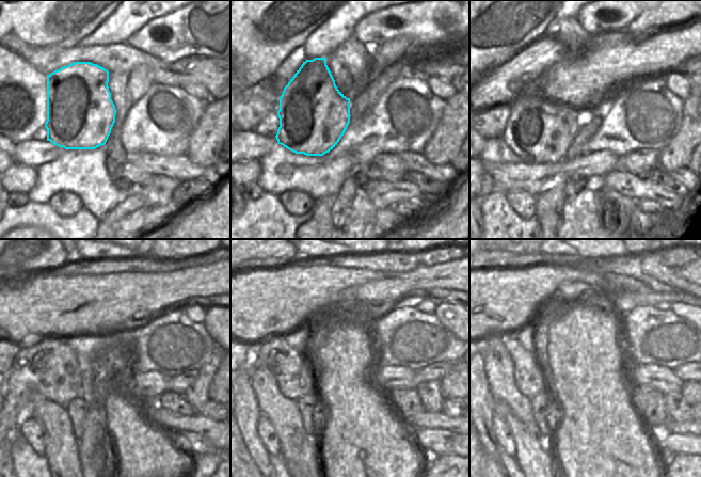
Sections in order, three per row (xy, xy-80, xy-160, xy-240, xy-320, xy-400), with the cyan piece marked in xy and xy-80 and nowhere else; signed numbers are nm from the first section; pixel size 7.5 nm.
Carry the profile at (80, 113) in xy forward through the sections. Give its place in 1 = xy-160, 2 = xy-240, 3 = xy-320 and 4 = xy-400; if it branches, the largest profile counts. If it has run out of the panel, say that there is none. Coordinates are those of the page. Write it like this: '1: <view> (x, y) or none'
1: xy-160 (540, 129)
2: xy-240 (50, 366)
3: xy-320 (292, 370)
4: xy-400 (529, 378)

